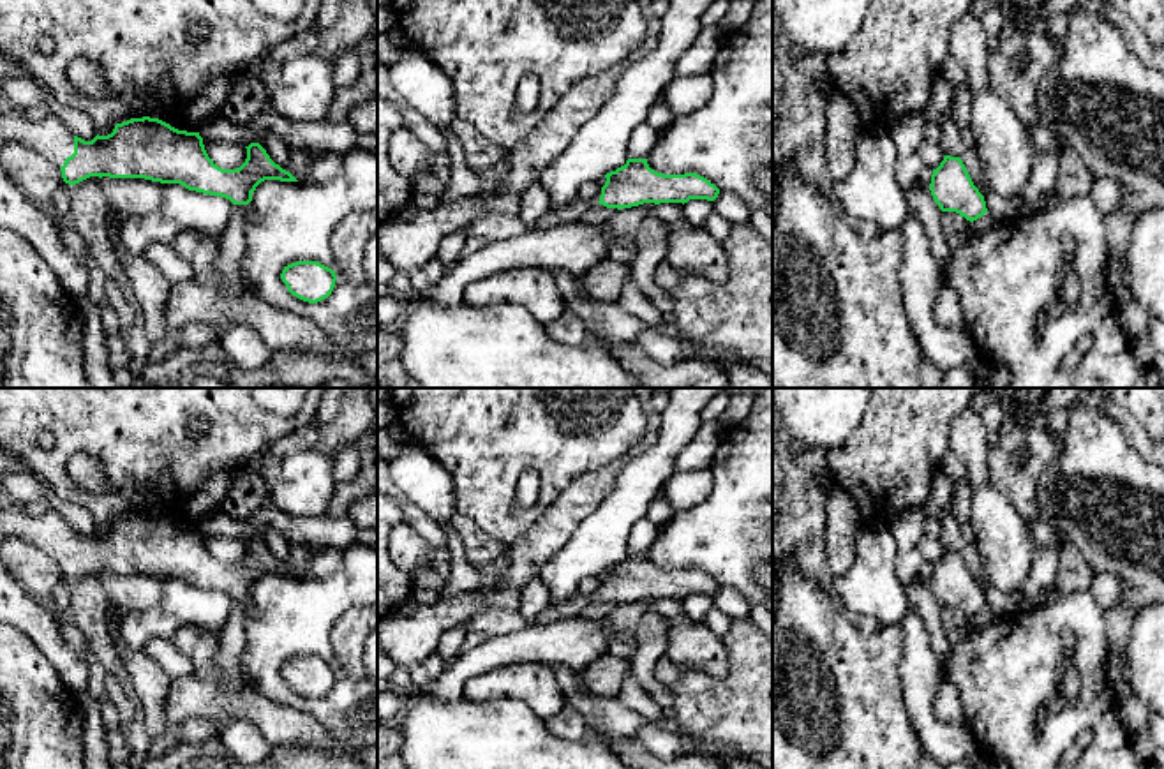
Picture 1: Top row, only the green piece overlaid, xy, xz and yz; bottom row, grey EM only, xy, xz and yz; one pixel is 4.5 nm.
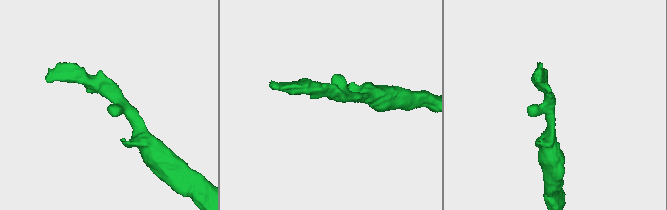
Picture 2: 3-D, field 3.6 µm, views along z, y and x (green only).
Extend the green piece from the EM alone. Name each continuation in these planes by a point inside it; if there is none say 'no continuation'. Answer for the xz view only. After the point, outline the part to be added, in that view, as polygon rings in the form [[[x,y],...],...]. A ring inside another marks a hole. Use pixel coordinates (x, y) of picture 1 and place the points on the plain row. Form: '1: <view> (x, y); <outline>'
no continuation

